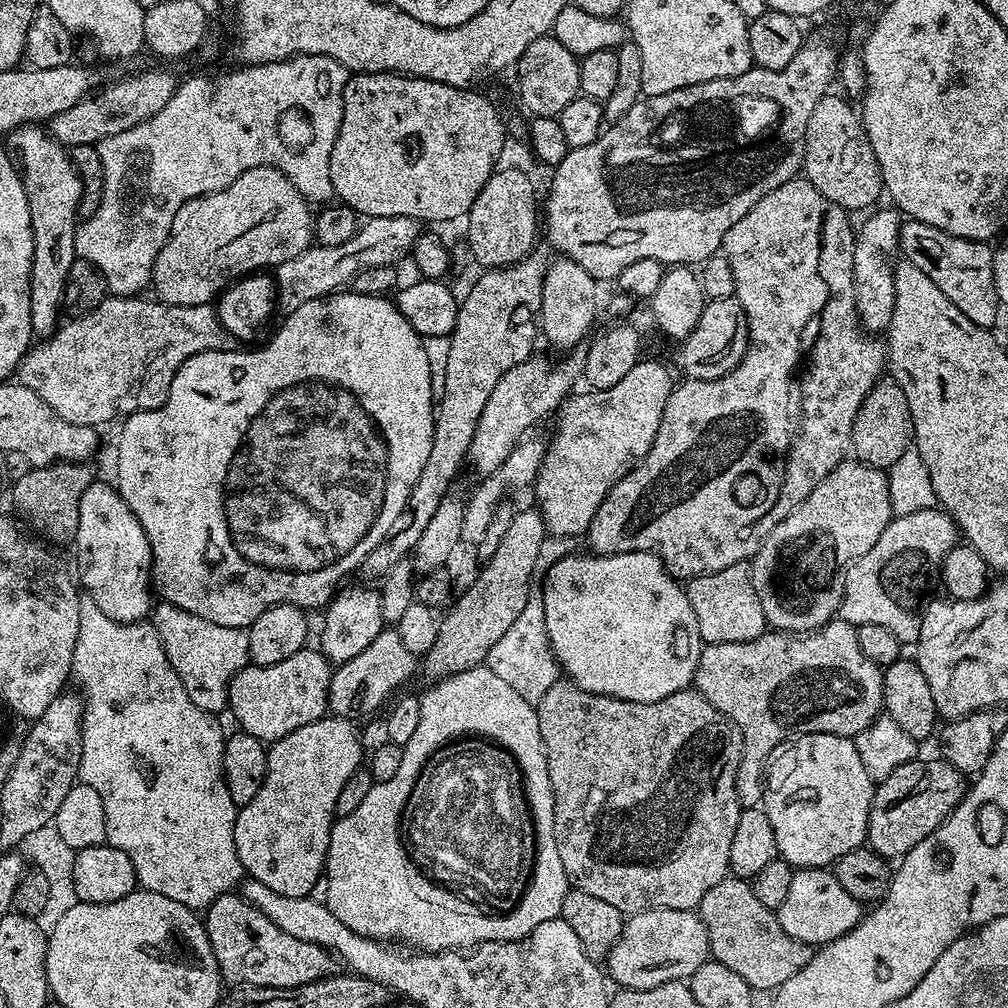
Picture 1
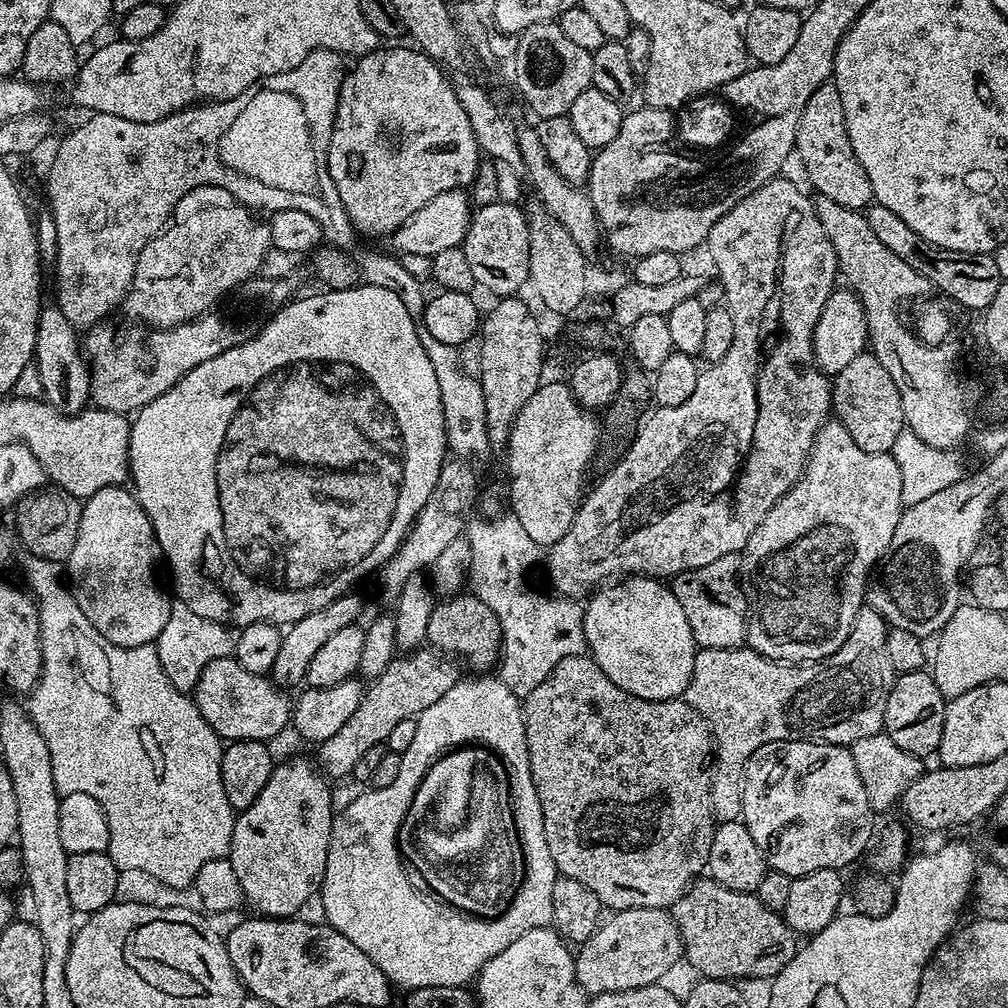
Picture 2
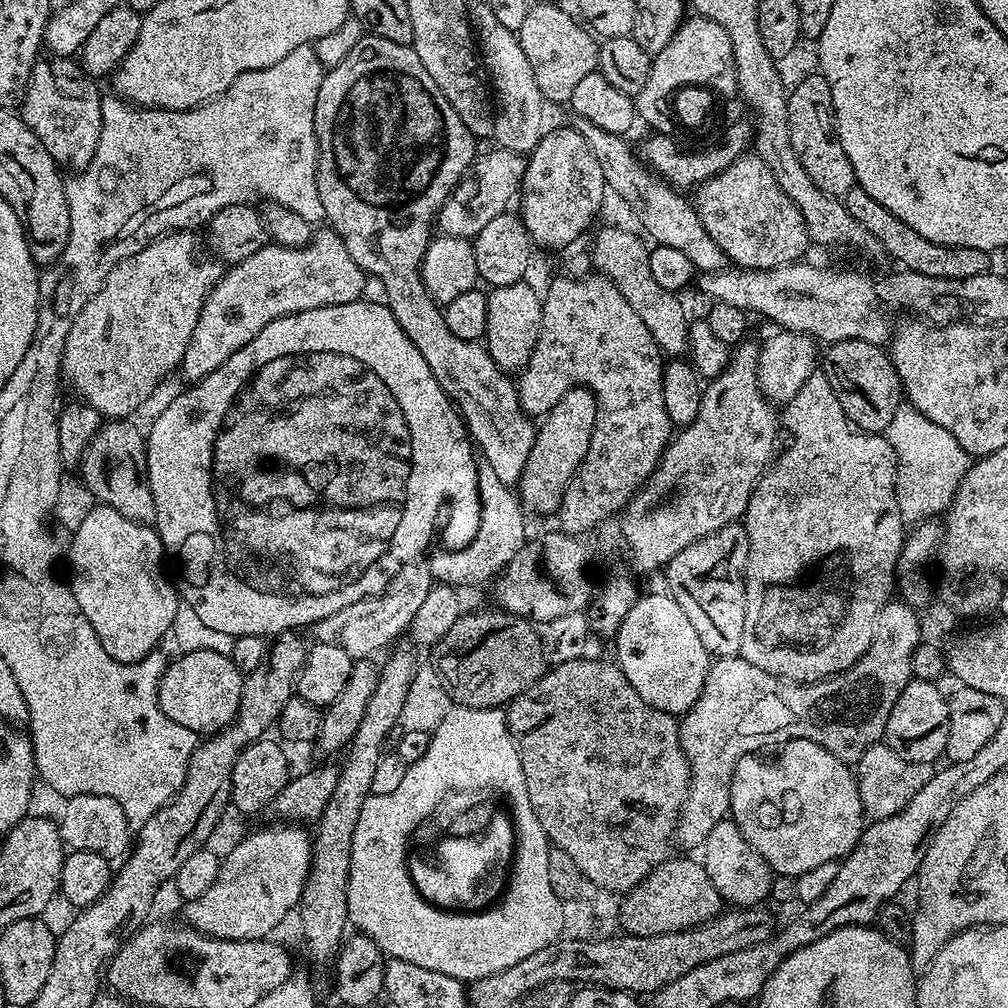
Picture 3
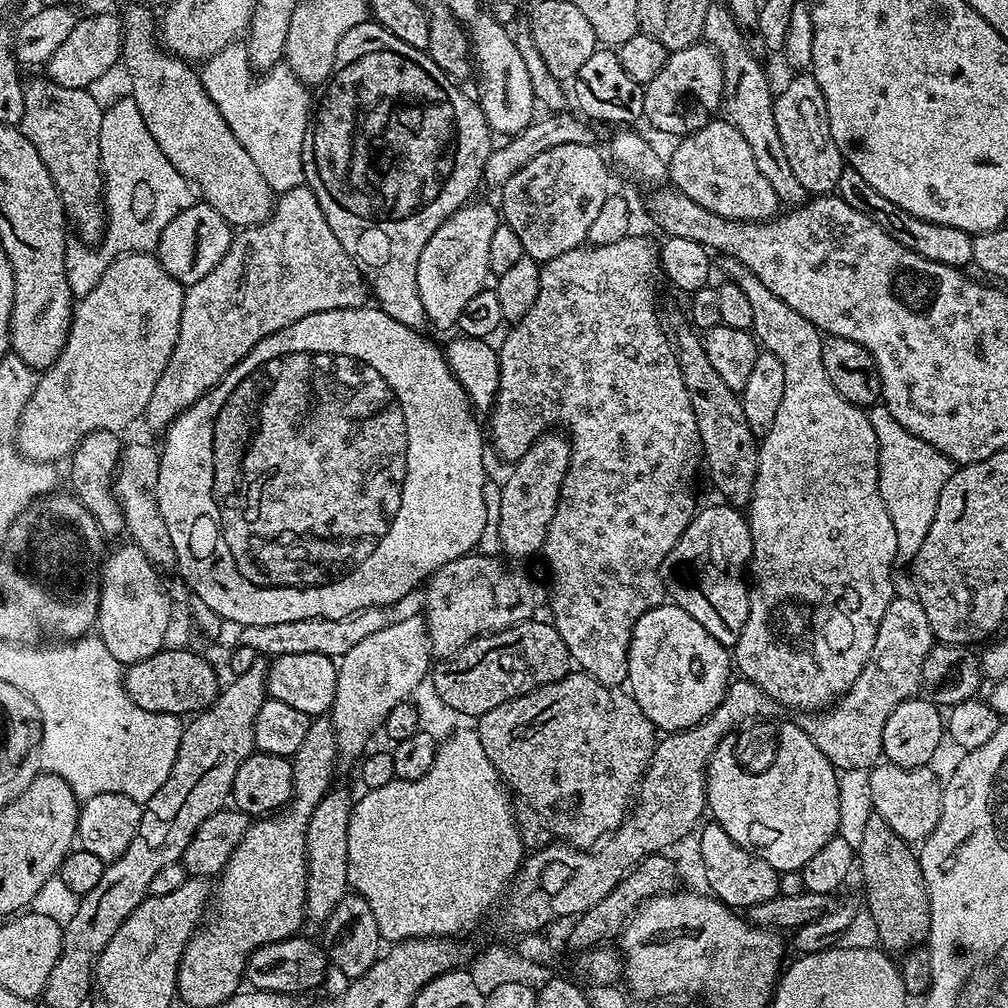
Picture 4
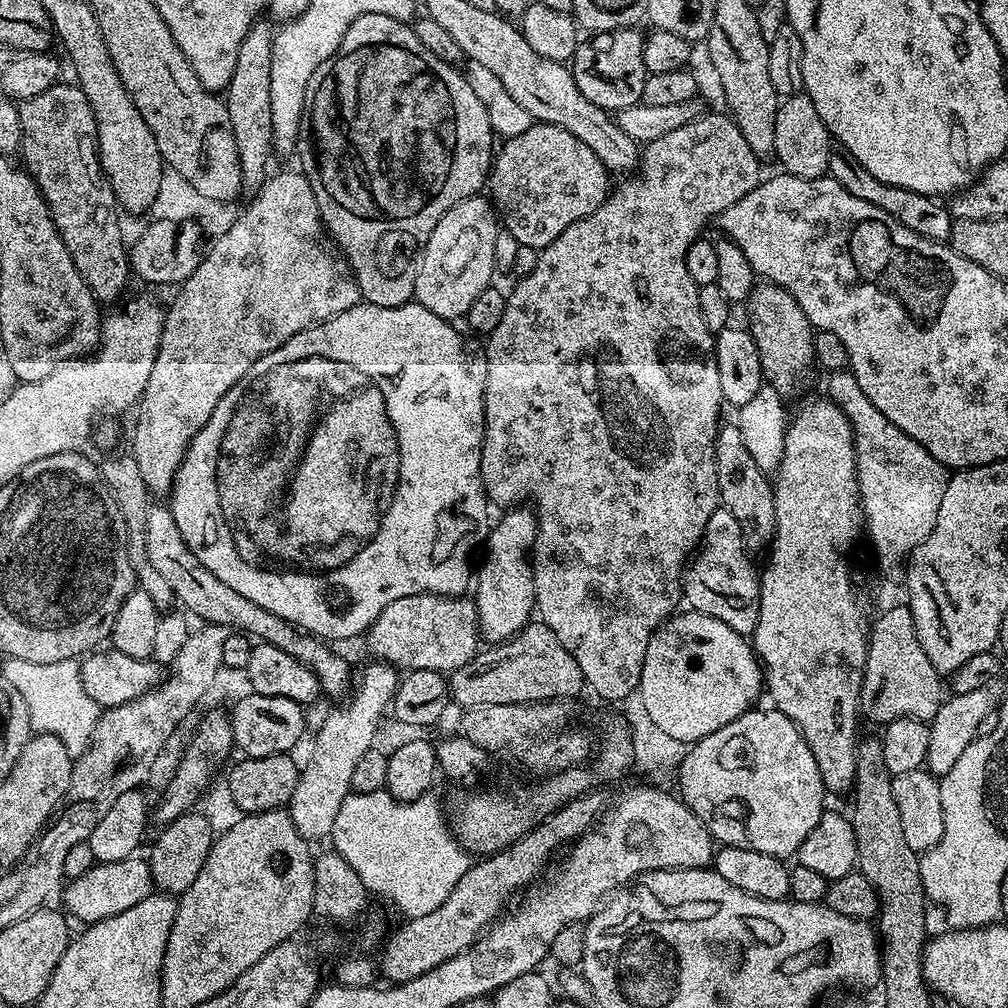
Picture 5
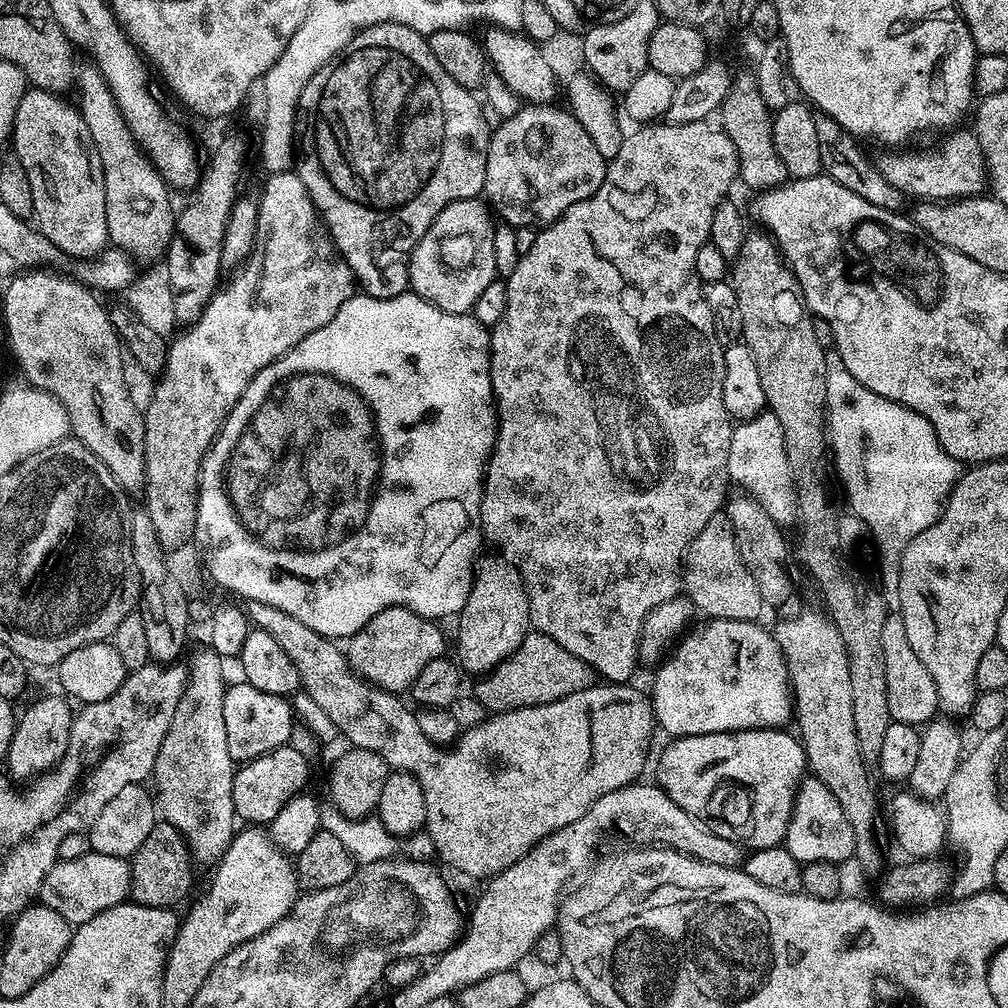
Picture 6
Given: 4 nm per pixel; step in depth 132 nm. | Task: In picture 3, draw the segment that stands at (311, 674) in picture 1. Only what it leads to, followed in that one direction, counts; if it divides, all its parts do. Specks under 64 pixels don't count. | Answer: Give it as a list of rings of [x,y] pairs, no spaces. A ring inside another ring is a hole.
[[[194,650],[177,657],[169,663],[158,686],[158,706],[162,714],[197,734],[220,731],[236,716],[244,676],[238,666],[234,666],[231,656],[214,654],[214,650]]]

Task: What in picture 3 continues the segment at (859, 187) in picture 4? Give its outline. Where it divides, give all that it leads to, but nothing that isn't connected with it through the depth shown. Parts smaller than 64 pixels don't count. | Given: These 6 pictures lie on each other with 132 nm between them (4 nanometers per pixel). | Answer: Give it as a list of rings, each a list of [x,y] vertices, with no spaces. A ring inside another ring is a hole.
[[[859,186],[851,188],[842,199],[846,210],[850,210],[850,218],[854,218],[854,222],[864,227],[876,239],[877,245],[881,249],[885,248],[900,263],[901,269],[918,274],[930,274],[934,278],[959,280],[989,271],[989,253],[973,248],[948,248],[944,244],[930,242],[930,238],[922,238],[918,230],[910,230],[910,226],[906,226],[902,218],[894,218],[894,214],[890,214],[890,210],[882,206],[882,202],[874,202],[874,198],[870,198],[870,194],[866,194],[866,190]]]

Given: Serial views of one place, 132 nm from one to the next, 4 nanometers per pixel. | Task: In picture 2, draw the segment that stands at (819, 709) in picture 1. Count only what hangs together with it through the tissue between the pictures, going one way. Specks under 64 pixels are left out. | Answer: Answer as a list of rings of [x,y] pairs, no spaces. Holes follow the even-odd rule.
[[[865,606],[858,610],[858,618],[842,646],[824,660],[813,660],[811,662],[781,662],[771,660],[762,654],[758,654],[753,648],[700,648],[694,658],[694,670],[684,691],[683,699],[688,701],[698,714],[702,714],[705,722],[712,727],[714,737],[714,773],[712,776],[712,813],[716,815],[717,821],[740,820],[744,814],[744,769],[748,767],[748,759],[764,744],[775,740],[819,740],[821,744],[843,744],[850,746],[858,742],[858,738],[870,738],[870,734],[878,734],[884,726],[884,715],[886,714],[886,702],[890,698],[890,690],[895,682],[897,673],[890,666],[890,654],[888,653],[888,630],[890,625],[884,620],[882,614],[871,606]]]

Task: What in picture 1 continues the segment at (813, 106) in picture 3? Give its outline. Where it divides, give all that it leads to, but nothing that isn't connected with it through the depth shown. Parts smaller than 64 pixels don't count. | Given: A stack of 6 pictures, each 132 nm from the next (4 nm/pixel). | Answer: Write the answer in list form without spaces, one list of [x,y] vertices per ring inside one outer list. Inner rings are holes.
[[[829,94],[822,97],[818,106],[814,106],[814,111],[810,114],[810,122],[806,122],[806,150],[804,151],[804,163],[802,165],[803,179],[809,180],[830,202],[834,202],[838,207],[845,210],[852,208],[871,209],[879,196],[882,196],[882,185],[880,182],[880,167],[874,158],[874,150],[870,146],[870,138],[866,138],[864,125],[861,121],[859,111],[855,107],[851,108],[843,95],[835,96]]]

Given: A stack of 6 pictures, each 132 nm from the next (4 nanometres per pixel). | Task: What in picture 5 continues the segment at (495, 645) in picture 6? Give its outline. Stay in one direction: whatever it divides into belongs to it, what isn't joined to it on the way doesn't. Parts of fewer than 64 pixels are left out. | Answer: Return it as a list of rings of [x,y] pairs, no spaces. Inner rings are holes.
[[[517,506],[507,509],[500,521],[491,525],[482,545],[484,561],[474,572],[474,603],[480,623],[481,637],[495,646],[511,640],[533,619],[536,606],[534,578],[530,553],[536,545],[536,513],[531,507]]]

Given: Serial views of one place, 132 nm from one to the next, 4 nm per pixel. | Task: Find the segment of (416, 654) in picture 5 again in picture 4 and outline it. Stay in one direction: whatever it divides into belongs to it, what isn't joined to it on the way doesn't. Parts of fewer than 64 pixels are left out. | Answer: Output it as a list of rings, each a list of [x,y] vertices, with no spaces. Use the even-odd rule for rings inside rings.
[[[469,554],[454,562],[446,562],[433,576],[426,581],[424,592],[424,612],[422,619],[428,629],[428,643],[437,657],[447,658],[458,654],[477,636],[486,636],[493,632],[501,632],[512,624],[521,624],[524,620],[533,619],[544,600],[544,588],[535,584],[528,576],[520,576],[516,568],[507,568],[505,561],[491,556]]]

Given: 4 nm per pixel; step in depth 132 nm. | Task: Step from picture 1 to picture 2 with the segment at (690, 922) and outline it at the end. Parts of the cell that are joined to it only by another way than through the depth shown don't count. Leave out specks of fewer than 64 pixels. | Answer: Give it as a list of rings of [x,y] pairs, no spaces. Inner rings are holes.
[[[638,907],[609,915],[597,928],[594,935],[579,945],[575,953],[575,976],[584,992],[593,996],[598,993],[613,993],[614,990],[637,989],[659,983],[683,957],[683,942],[680,927],[667,909]]]

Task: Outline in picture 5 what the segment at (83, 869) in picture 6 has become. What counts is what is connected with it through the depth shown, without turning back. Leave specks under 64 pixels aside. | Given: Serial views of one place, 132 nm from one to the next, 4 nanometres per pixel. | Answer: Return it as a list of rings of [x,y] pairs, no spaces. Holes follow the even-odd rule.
[[[139,855],[128,856],[113,864],[97,862],[90,870],[86,870],[84,876],[68,880],[62,892],[65,904],[63,907],[69,917],[77,916],[82,922],[81,925],[87,926],[114,914],[122,914],[122,910],[130,910],[130,906],[138,906],[138,902],[153,895],[153,892],[152,871],[147,859]]]

